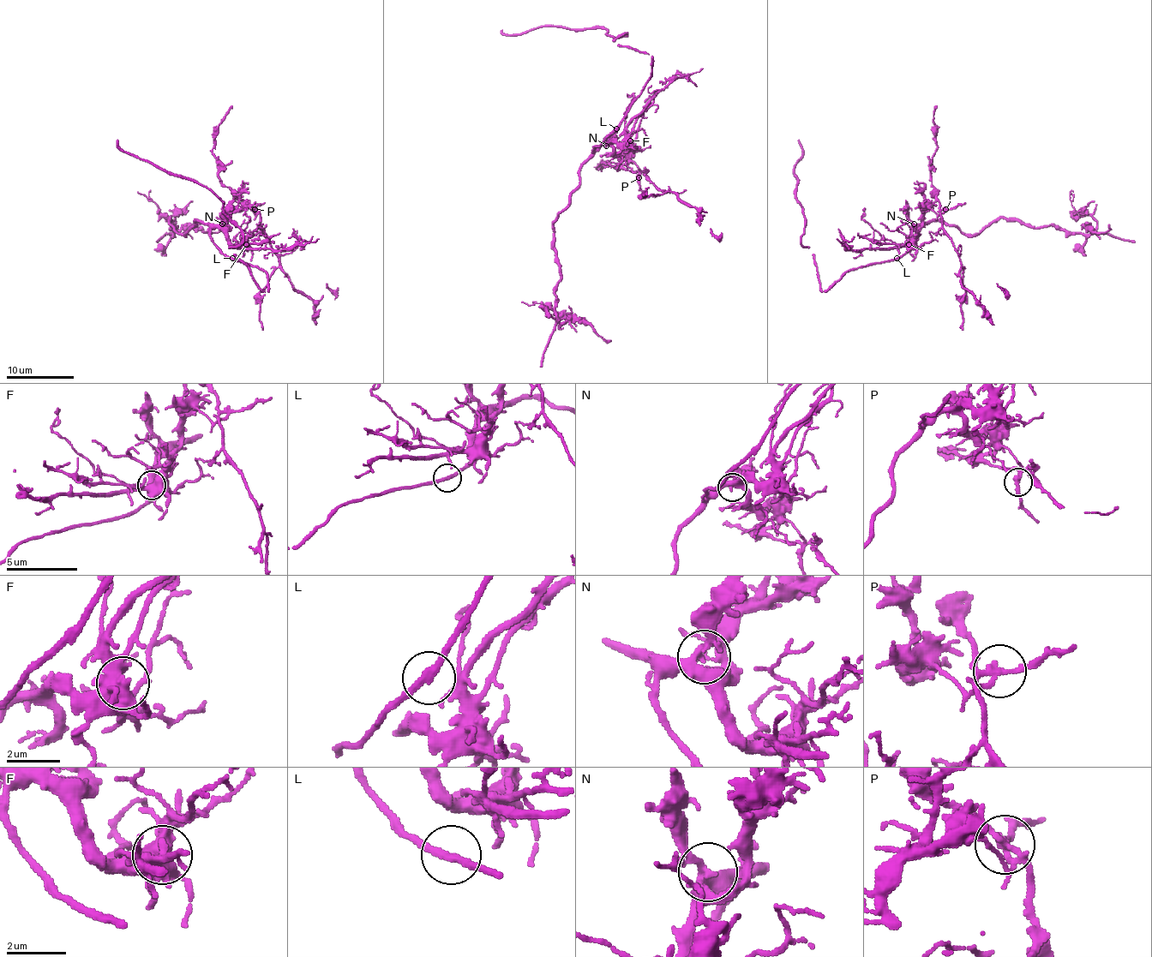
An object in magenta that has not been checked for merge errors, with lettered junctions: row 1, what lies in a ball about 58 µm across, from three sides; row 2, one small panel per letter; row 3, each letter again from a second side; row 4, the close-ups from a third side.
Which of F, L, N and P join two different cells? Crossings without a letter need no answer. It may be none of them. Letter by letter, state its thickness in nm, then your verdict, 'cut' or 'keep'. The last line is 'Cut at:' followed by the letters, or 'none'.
F: calibre 550 nm; keep
L: calibre 280 nm; keep
N: calibre 300 nm; keep
P: calibre 220 nm; cut
Cut at: P

